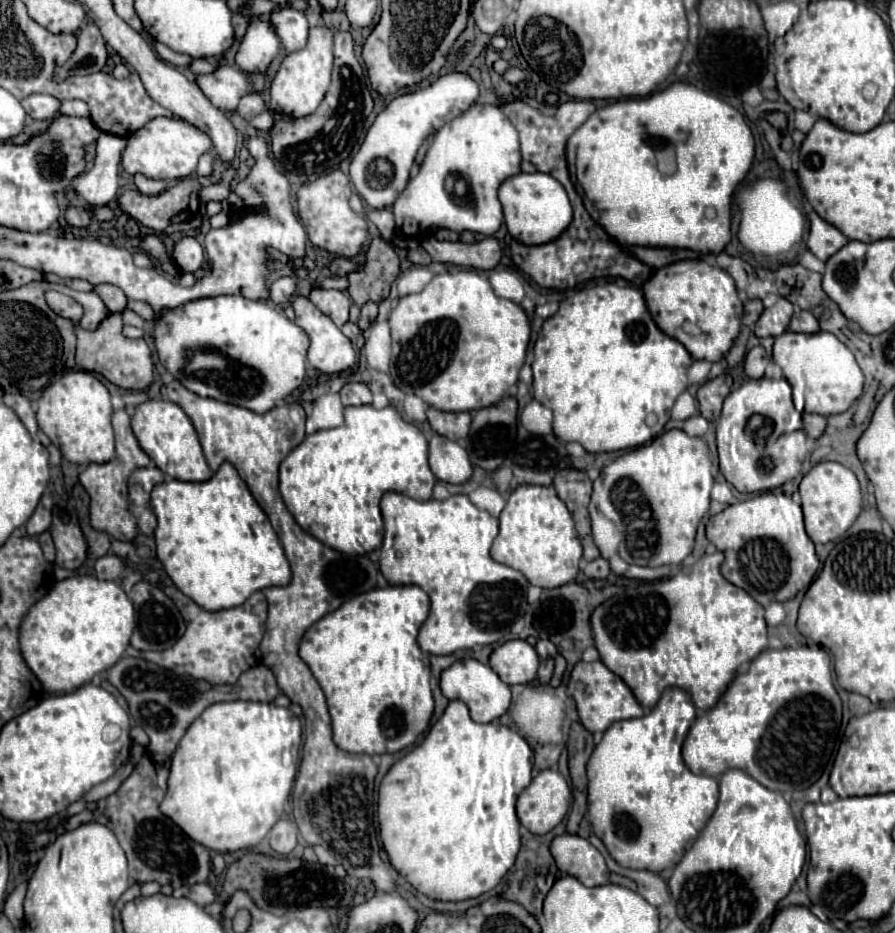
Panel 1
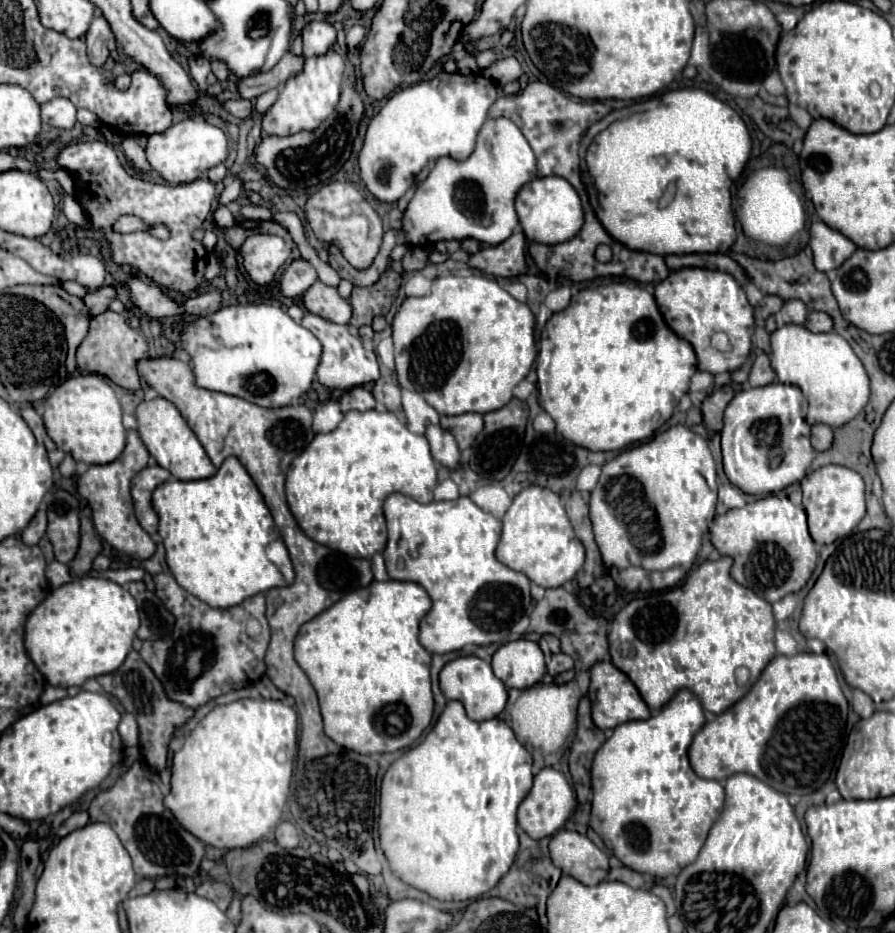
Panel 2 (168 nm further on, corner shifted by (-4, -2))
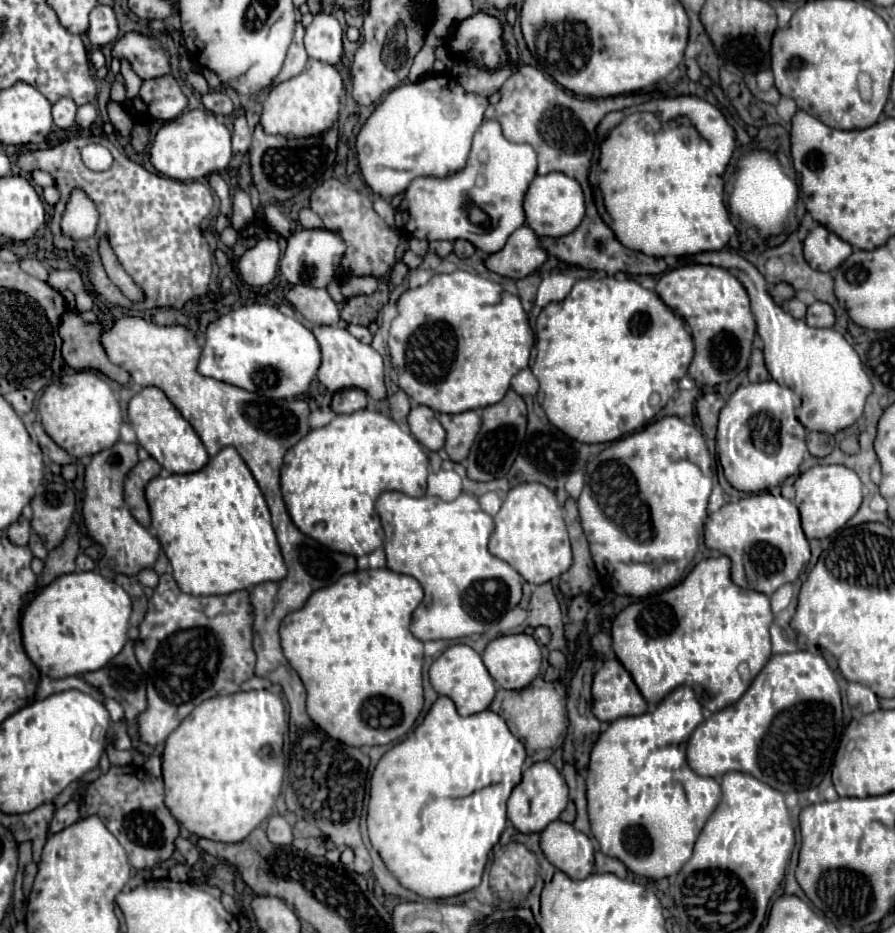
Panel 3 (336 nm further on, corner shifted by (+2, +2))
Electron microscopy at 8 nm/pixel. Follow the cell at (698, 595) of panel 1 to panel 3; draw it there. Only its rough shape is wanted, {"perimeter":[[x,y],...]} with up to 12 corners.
{"perimeter":[[730,559],[618,613],[612,649],[650,705],[736,703],[770,659],[770,599]]}

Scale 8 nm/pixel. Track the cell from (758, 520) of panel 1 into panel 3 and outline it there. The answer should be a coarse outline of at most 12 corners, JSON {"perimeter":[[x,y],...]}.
{"perimeter":[[758,493],[726,503],[704,541],[772,595],[810,561],[798,507]]}

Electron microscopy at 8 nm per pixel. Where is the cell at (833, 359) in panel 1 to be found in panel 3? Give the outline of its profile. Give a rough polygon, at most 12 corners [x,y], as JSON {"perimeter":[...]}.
{"perimeter":[[722,249],[690,257],[746,287],[772,379],[798,420],[836,435],[872,383],[836,329],[794,319],[762,273]]}

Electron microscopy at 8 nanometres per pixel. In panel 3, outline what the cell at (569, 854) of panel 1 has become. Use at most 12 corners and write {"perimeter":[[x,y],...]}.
{"perimeter":[[552,821],[540,849],[570,879],[594,871],[590,839]]}

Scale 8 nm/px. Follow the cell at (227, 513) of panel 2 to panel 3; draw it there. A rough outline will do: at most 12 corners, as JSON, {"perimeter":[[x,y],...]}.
{"perimeter":[[234,447],[154,477],[152,527],[190,595],[282,581]]}

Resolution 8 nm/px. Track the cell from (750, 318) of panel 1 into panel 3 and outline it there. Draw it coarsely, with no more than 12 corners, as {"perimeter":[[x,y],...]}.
{"perimeter":[[788,283],[772,287],[770,295],[778,305],[796,295]]}

